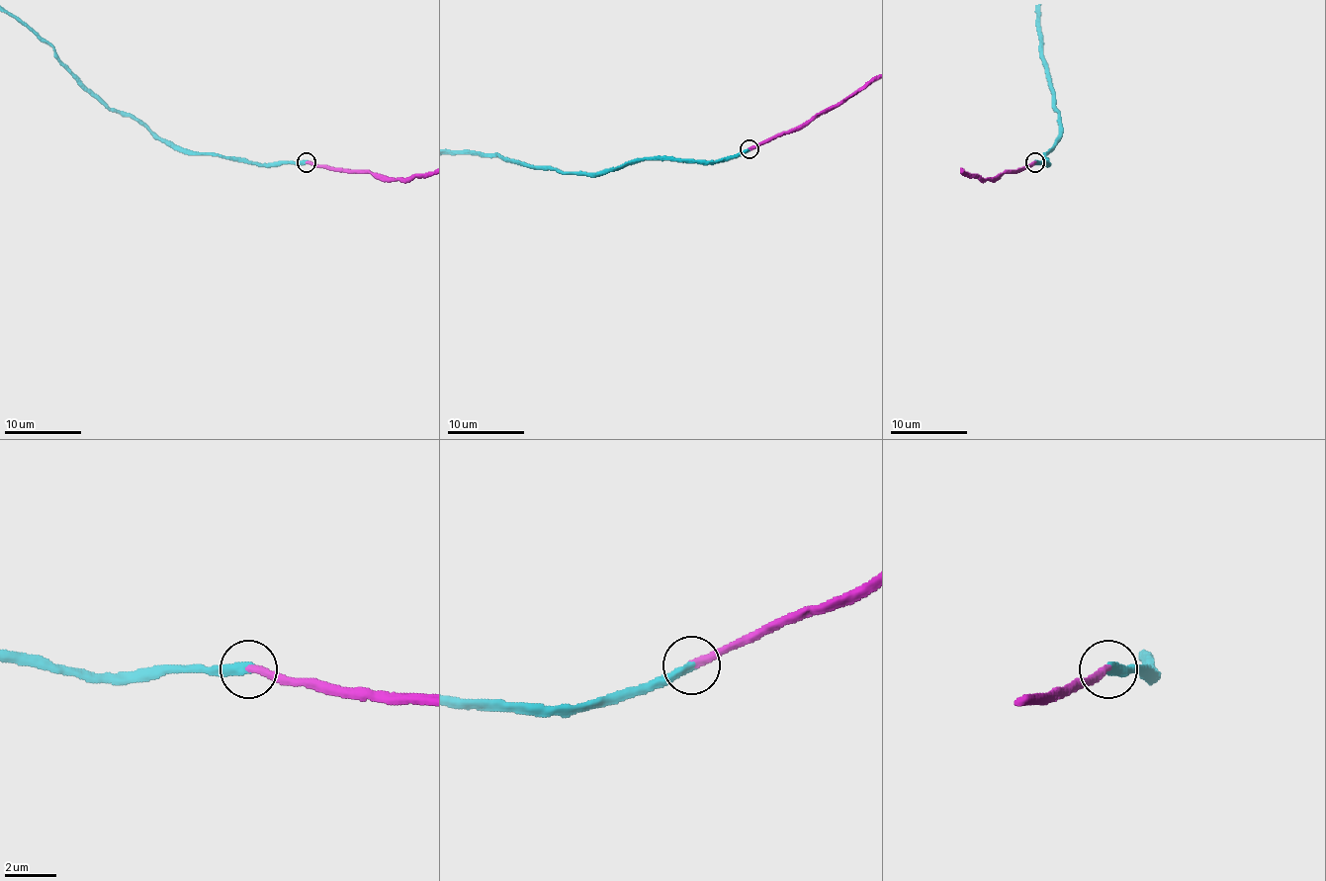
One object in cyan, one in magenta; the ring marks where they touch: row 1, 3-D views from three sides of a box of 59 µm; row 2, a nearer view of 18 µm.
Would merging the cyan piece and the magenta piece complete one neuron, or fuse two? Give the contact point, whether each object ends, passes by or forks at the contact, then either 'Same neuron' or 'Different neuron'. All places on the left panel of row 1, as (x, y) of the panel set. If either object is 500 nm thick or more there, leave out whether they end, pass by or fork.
Place: (307, 162). At the ring cyan ends. At the ring magenta ends. Same neuron

